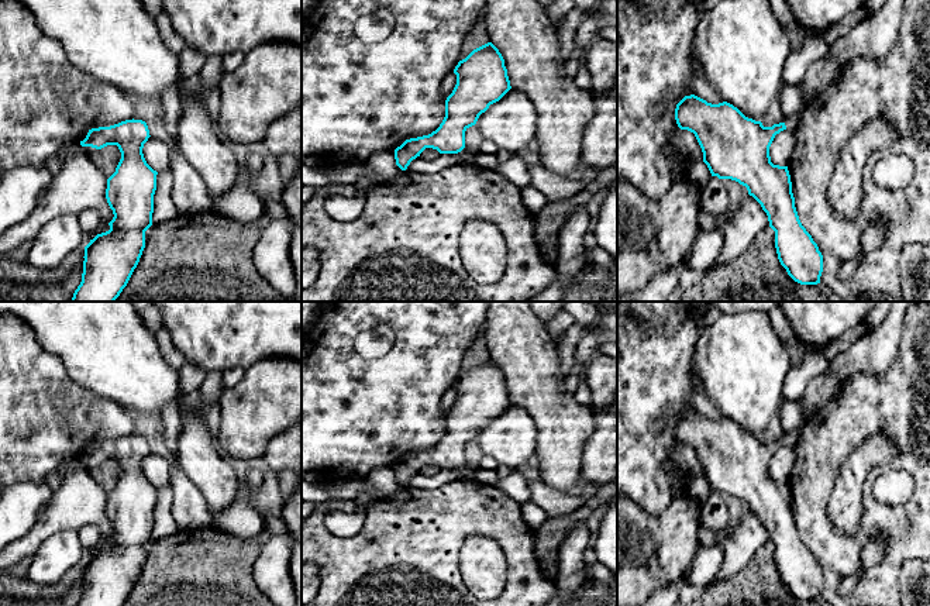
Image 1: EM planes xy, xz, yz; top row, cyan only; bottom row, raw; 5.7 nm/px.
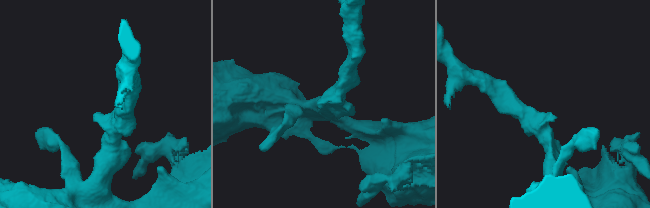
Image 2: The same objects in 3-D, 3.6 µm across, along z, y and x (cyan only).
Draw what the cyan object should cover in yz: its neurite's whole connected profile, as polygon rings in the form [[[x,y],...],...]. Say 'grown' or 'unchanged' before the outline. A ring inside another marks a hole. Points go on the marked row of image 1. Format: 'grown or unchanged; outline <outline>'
grown; outline [[[695,94],[685,96],[675,109],[678,127],[695,134],[712,176],[738,182],[761,204],[769,227],[775,231],[778,259],[788,275],[800,285],[817,285],[823,272],[823,255],[799,220],[788,166],[774,165],[769,156],[775,135],[783,130],[793,131],[800,116],[802,111],[786,116],[779,124],[764,127],[761,121],[745,117],[727,101],[712,104]]]

